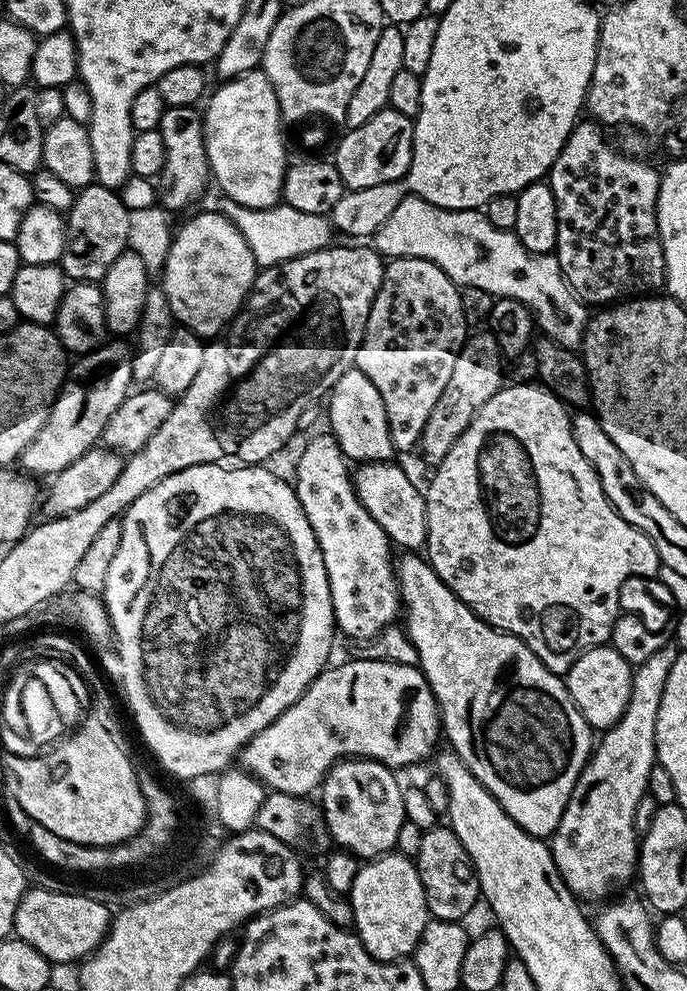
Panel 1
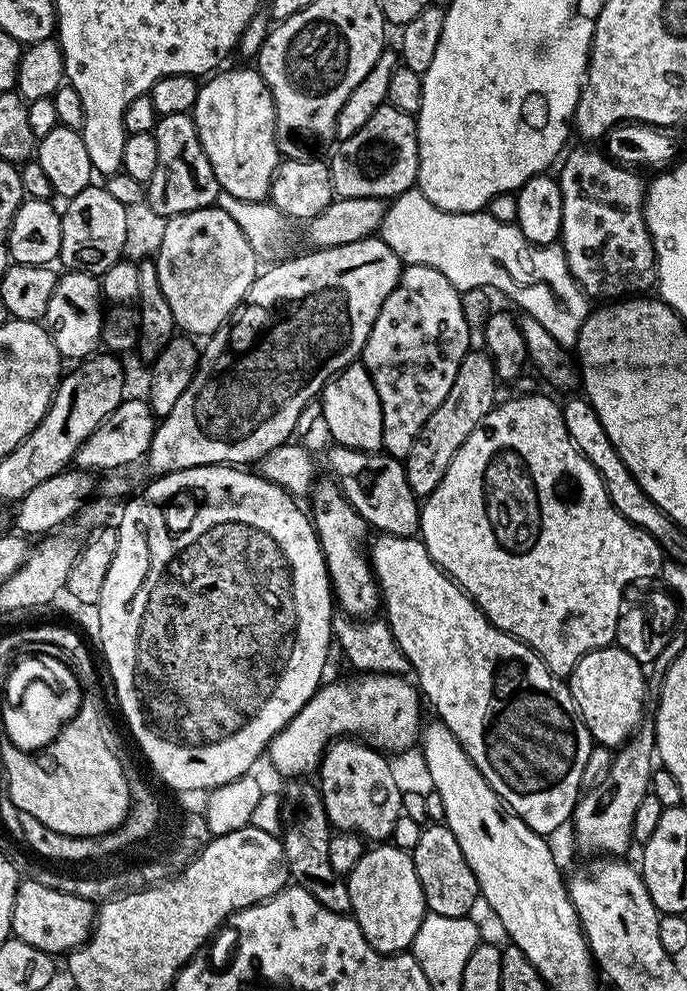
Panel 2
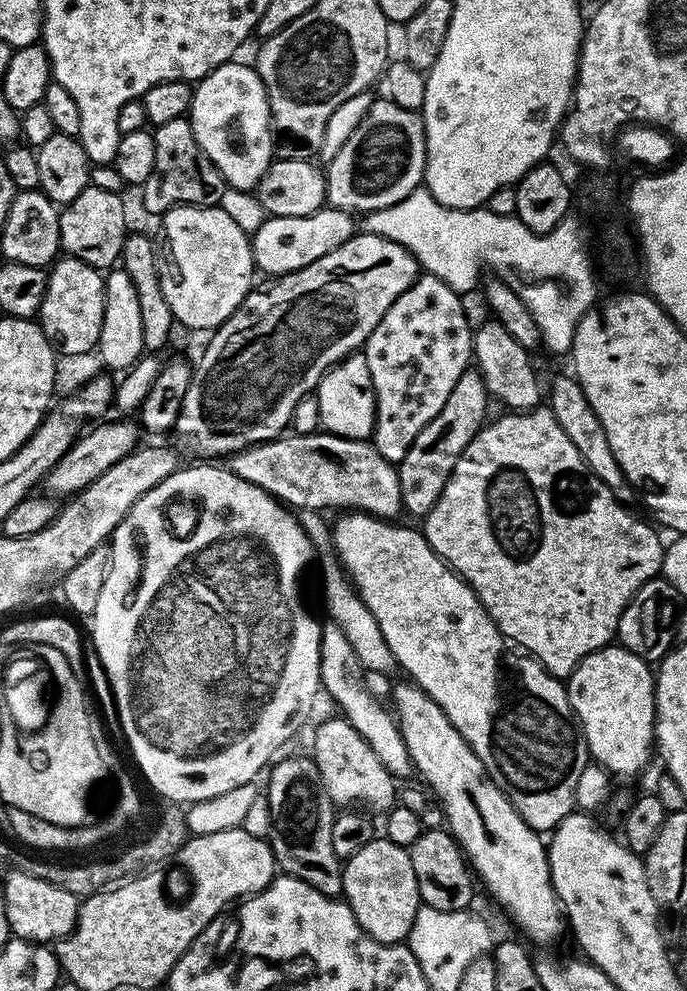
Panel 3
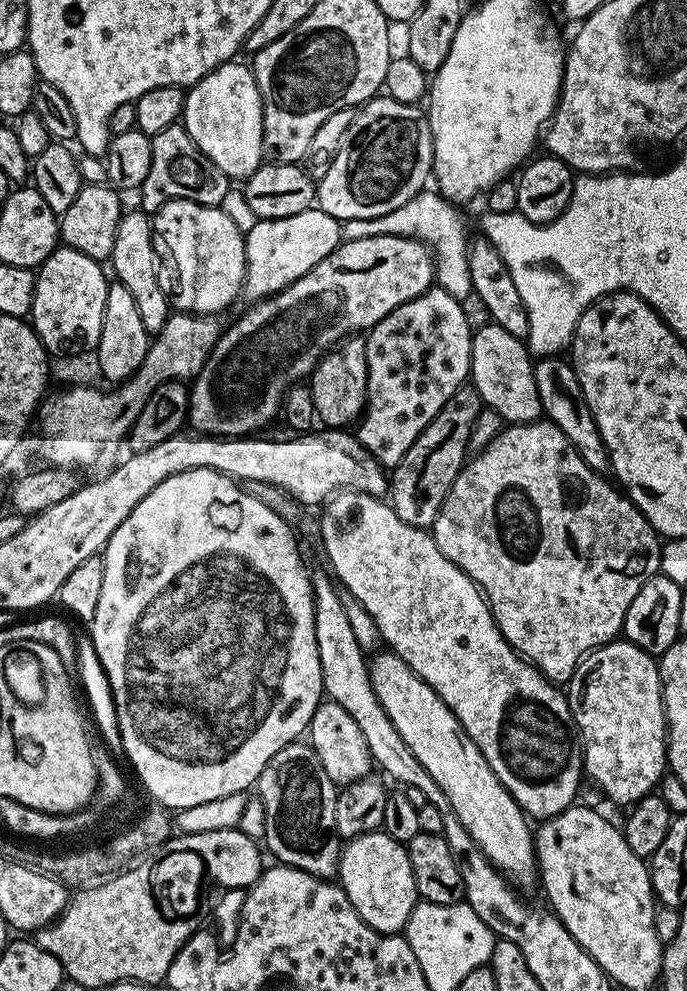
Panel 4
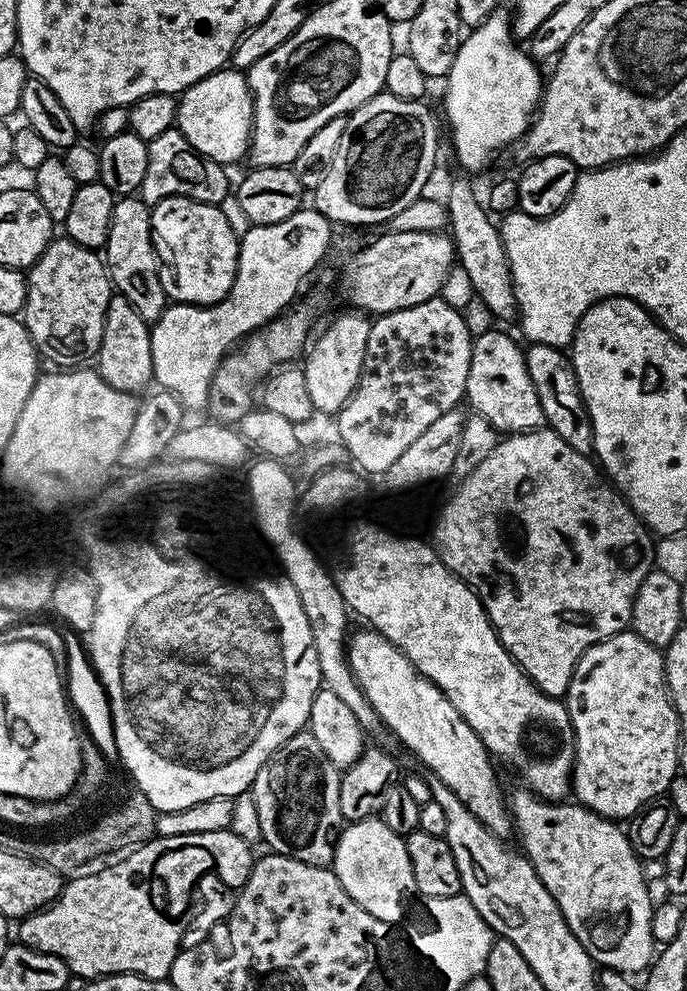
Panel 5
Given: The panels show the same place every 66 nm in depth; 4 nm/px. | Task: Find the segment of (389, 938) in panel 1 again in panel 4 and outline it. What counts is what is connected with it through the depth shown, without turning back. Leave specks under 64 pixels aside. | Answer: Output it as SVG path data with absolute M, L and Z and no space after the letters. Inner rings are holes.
M383 830L364 833L343 845L338 883L350 898L354 910L358 910L362 922L384 936L403 933L418 902L407 847L390 838Z

